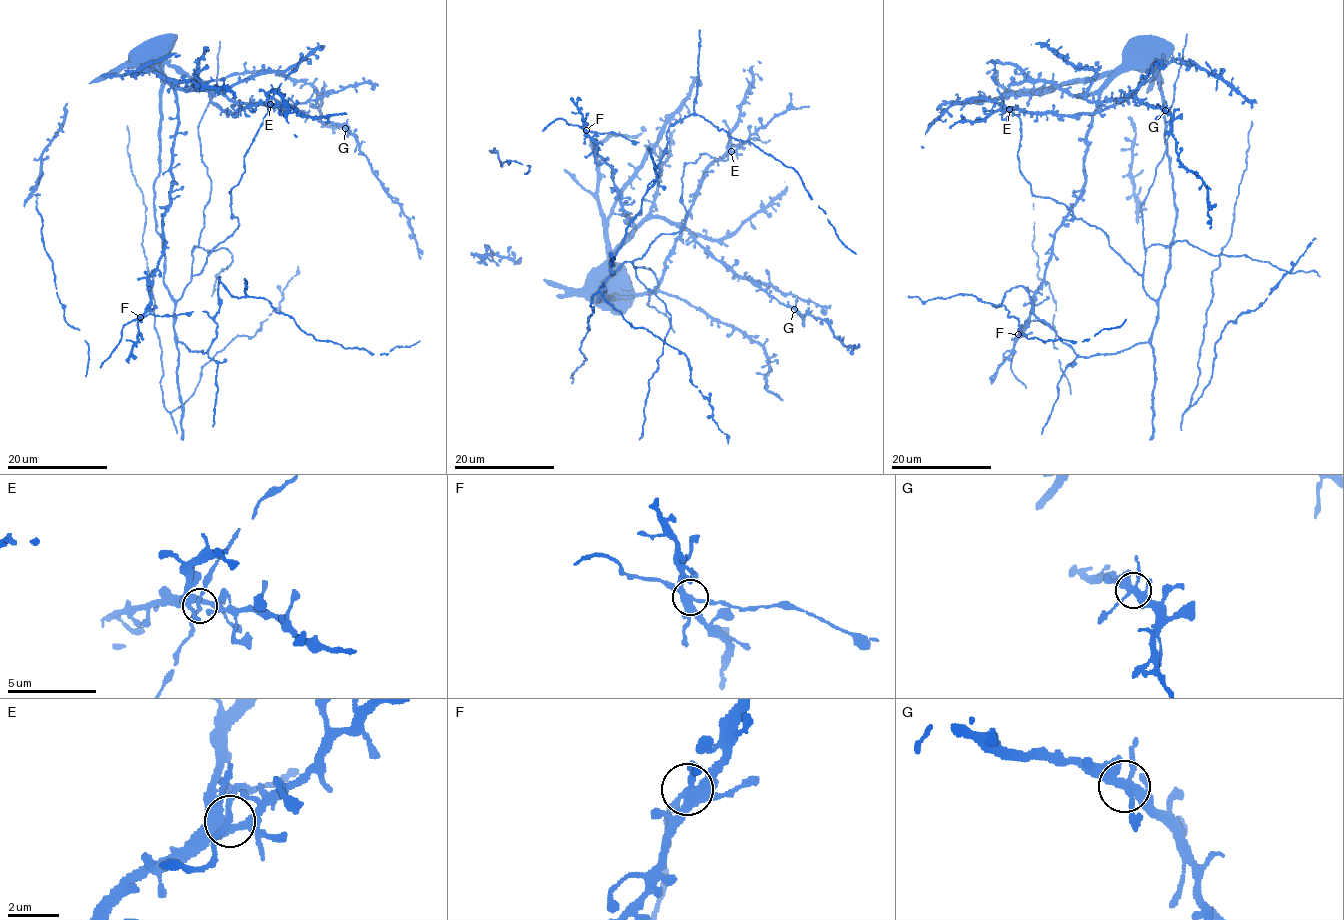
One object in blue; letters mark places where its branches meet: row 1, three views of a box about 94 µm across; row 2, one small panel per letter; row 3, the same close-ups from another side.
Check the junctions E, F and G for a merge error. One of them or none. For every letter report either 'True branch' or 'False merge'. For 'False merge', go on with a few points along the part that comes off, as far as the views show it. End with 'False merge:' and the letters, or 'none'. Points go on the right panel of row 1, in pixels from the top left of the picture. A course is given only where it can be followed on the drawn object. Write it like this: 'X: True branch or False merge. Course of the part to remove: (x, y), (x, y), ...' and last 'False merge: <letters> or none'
E: True branch
F: True branch
G: True branch
False merge: none

